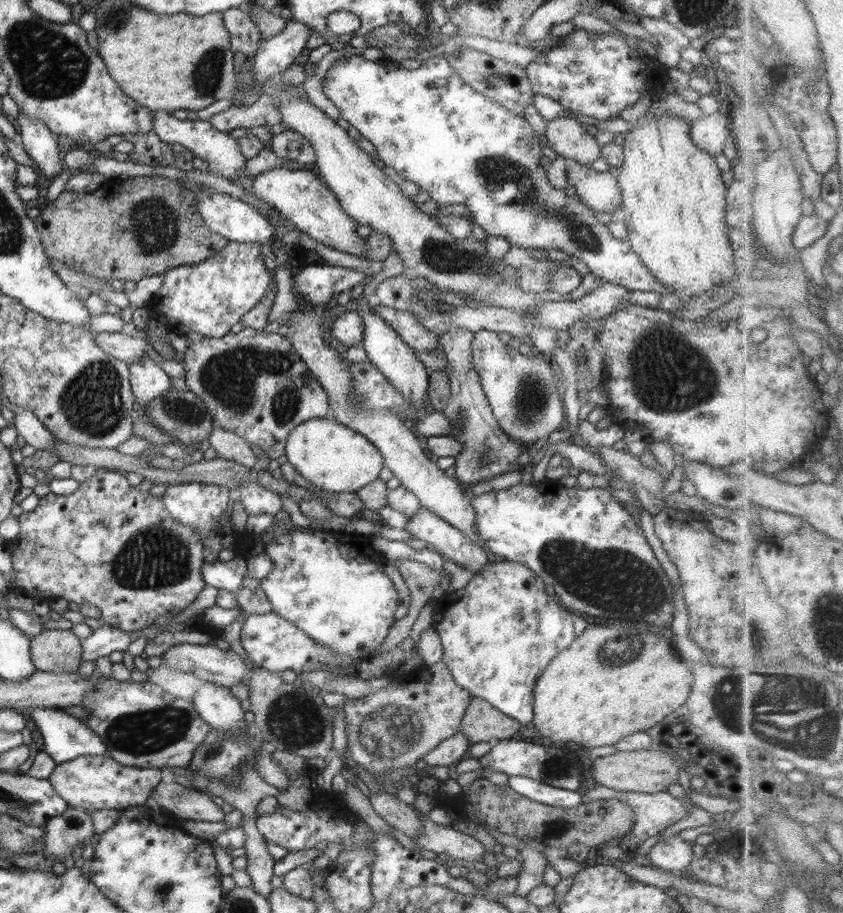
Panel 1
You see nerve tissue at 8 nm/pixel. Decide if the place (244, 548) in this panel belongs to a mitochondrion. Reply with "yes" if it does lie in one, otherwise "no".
no

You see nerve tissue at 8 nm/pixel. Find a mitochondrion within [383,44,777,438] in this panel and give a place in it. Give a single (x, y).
(668, 376)

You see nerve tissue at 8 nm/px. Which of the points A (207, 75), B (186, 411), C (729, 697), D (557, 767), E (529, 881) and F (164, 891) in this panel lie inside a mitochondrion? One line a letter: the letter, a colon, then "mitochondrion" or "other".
A: mitochondrion
B: mitochondrion
C: mitochondrion
D: mitochondrion
E: other
F: mitochondrion

